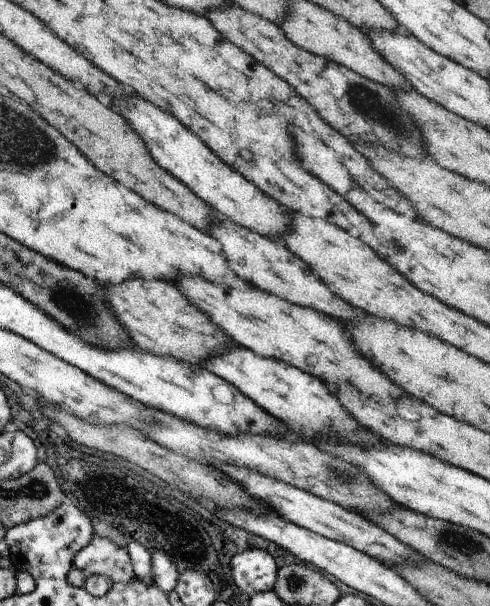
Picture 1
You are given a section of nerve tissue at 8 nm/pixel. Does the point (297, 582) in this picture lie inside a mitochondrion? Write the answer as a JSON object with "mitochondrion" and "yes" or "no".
{"mitochondrion":"yes"}

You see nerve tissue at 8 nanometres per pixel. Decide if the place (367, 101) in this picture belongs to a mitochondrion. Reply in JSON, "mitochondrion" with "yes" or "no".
{"mitochondrion":"yes"}

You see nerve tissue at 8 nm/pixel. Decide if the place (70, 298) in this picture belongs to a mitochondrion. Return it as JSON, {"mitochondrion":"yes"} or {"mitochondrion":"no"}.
{"mitochondrion":"yes"}

